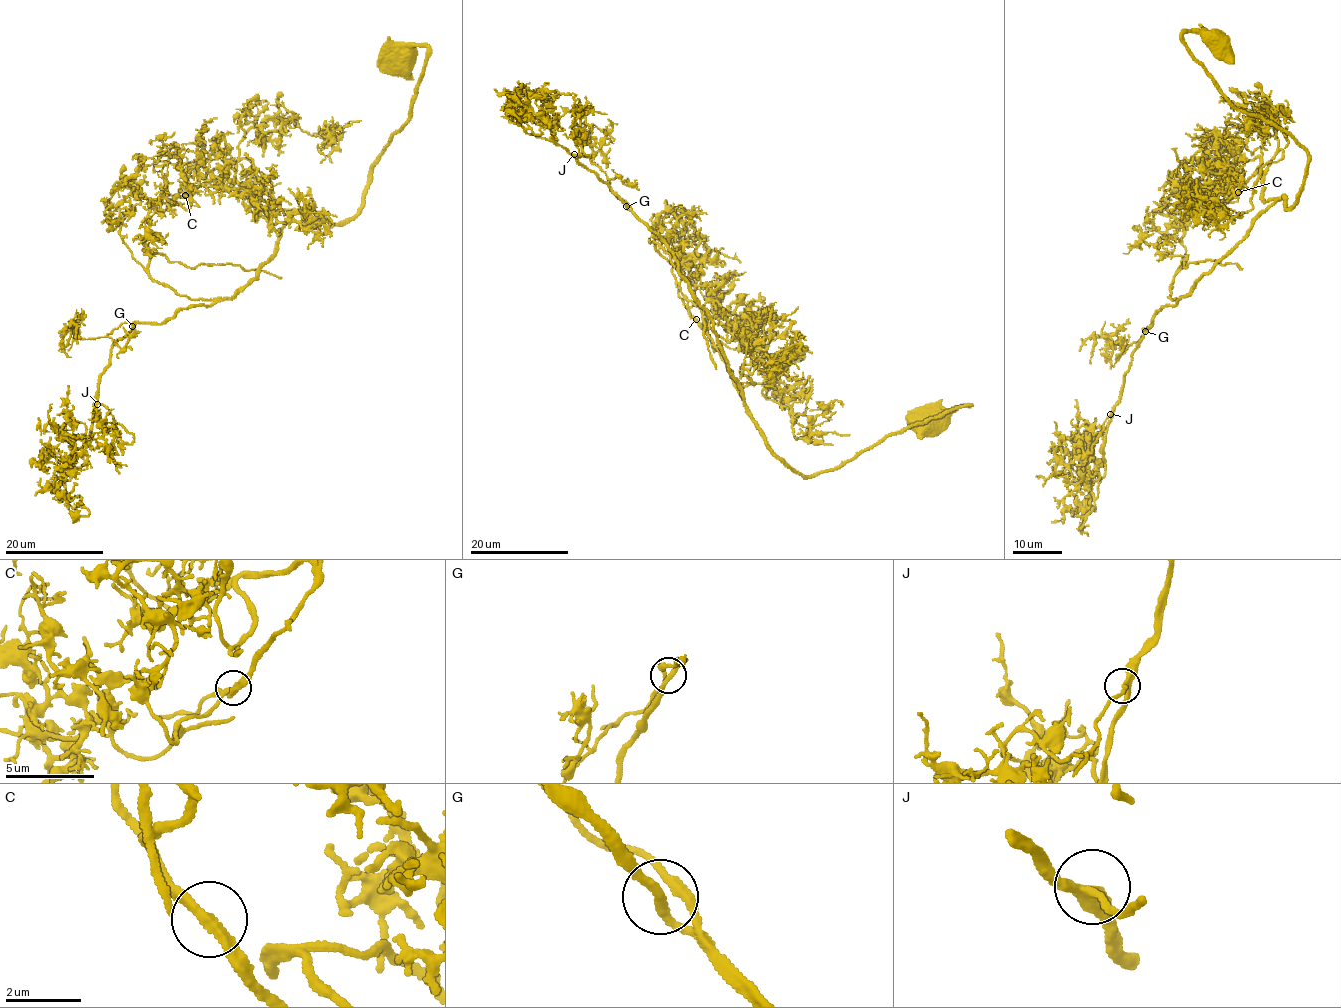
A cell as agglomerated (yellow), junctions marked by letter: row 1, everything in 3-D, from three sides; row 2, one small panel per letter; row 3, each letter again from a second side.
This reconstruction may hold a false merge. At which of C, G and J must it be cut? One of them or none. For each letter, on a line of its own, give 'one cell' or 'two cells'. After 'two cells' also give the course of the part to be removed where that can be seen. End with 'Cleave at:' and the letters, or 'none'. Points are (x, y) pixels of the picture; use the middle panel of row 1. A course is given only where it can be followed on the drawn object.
C: one cell
G: one cell
J: one cell
Cleave at: none

